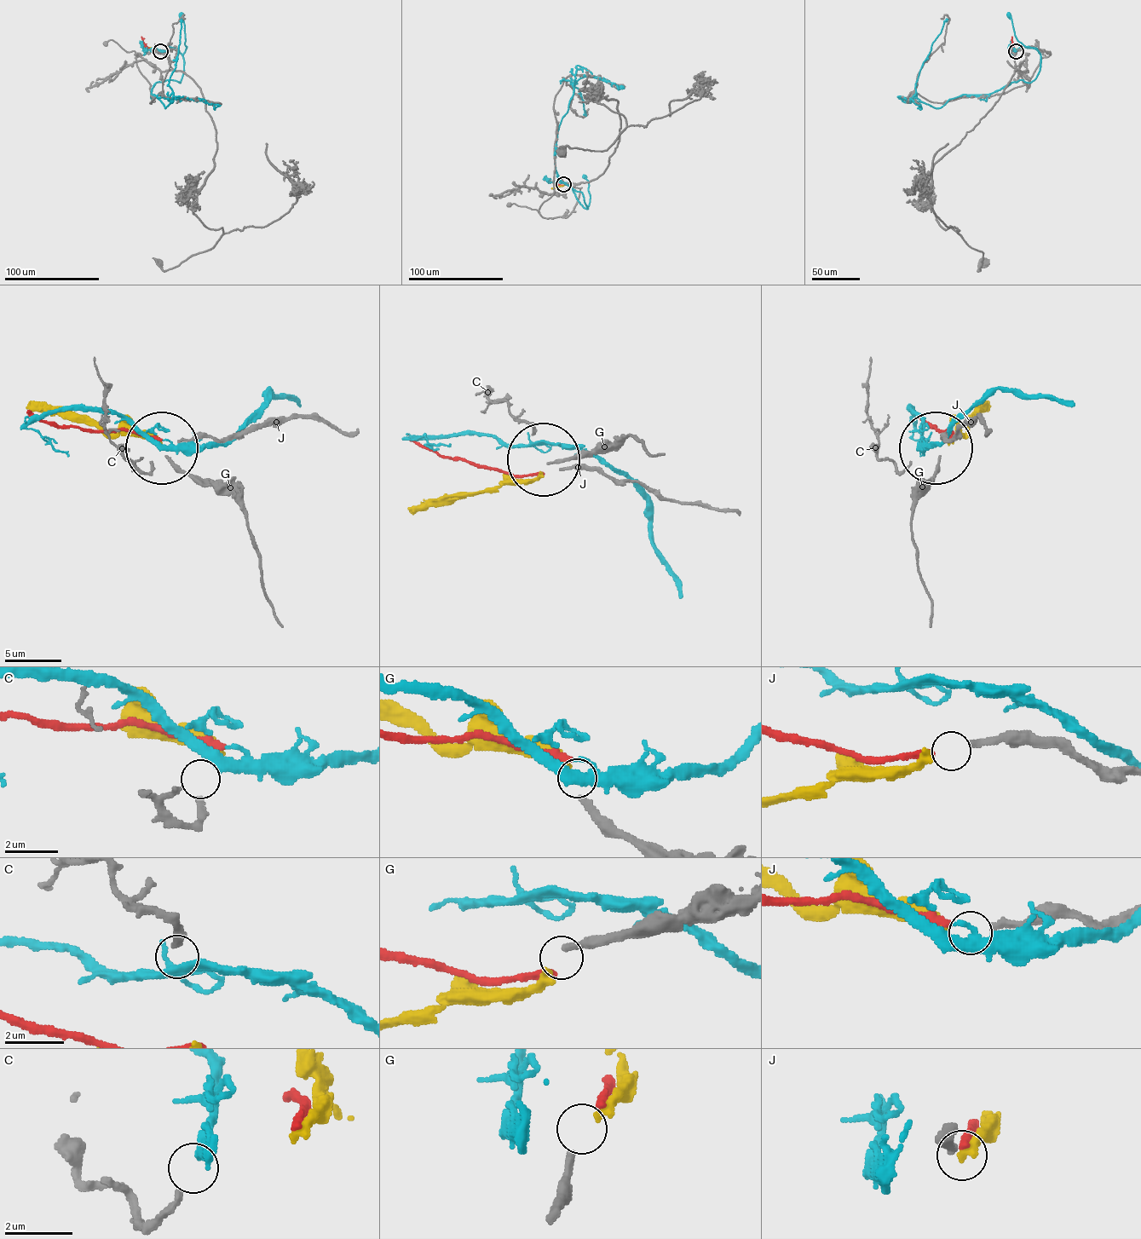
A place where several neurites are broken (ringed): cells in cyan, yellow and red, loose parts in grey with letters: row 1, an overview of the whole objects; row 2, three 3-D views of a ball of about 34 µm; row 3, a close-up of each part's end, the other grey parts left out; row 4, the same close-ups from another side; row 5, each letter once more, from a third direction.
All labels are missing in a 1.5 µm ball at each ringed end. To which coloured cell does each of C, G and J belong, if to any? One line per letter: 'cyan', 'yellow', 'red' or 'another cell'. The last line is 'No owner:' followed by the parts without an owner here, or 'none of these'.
C: cyan
G: yellow
J: red
No owner: none of these

